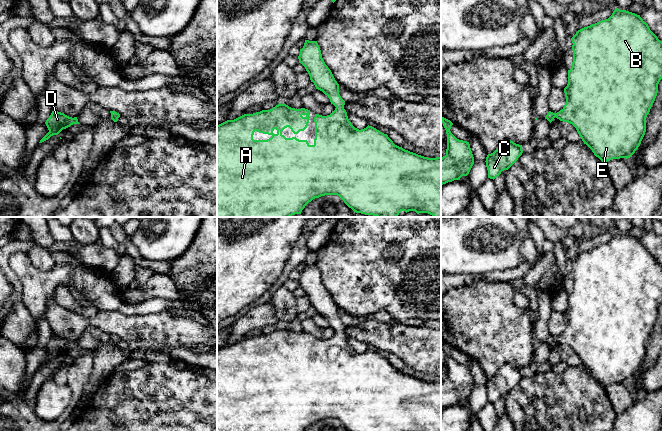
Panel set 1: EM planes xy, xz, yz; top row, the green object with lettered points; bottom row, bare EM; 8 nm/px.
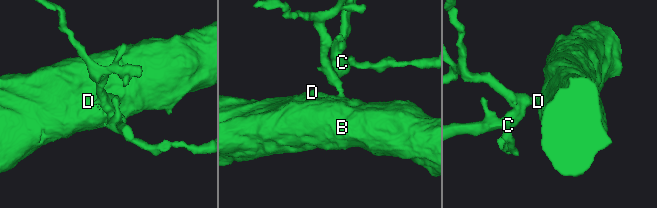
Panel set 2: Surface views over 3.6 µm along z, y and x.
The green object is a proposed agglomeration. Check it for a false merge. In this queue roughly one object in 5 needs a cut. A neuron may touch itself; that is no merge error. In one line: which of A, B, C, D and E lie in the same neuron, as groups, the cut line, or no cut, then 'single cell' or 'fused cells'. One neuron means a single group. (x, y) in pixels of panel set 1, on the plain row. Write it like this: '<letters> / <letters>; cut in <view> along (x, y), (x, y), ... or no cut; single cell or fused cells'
A B C D E; no cut; single cell

